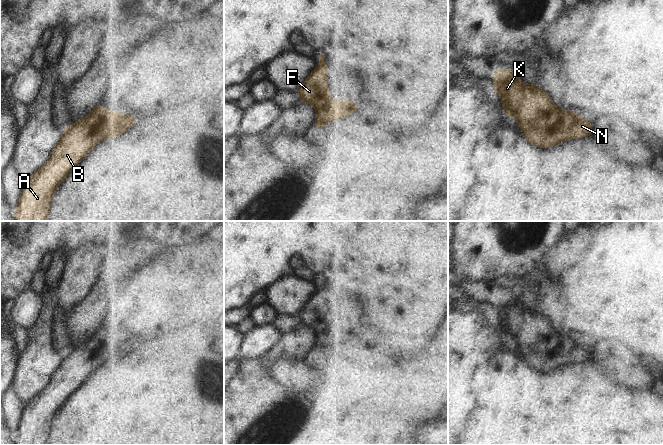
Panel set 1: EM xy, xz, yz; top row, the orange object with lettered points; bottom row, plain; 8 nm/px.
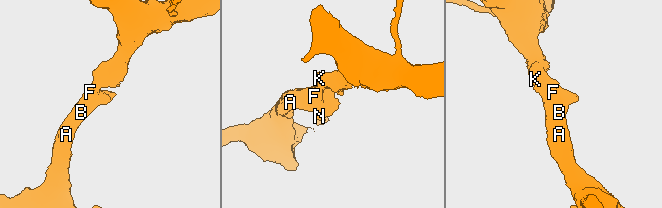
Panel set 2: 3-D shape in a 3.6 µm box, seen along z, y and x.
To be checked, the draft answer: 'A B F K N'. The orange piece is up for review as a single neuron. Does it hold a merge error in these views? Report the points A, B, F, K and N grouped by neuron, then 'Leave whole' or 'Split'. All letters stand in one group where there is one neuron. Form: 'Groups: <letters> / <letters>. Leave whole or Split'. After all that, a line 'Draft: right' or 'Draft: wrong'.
Groups: A B F K N. Leave whole
Draft: right

